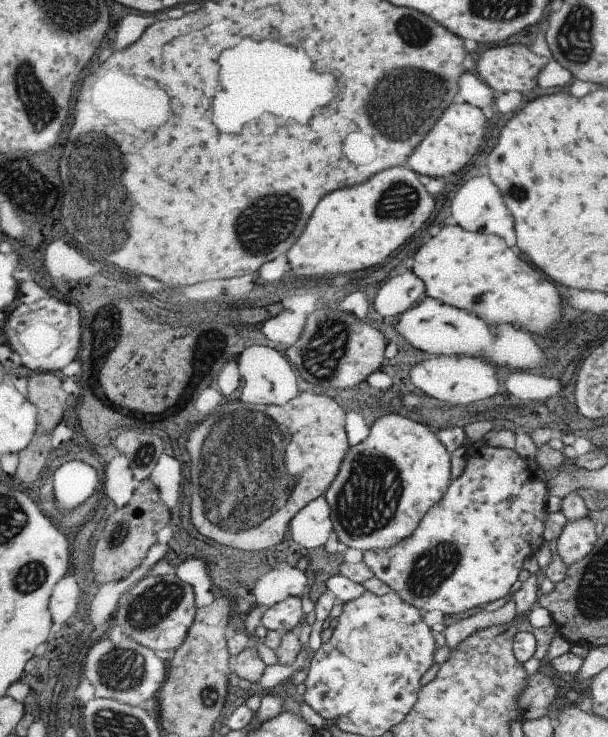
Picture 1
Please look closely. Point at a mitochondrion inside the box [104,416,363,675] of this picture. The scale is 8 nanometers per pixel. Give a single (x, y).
(154, 603)

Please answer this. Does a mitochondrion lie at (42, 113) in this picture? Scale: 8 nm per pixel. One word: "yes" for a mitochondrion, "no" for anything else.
yes

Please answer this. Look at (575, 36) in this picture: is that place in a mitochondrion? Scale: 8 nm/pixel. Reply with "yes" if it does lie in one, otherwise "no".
yes

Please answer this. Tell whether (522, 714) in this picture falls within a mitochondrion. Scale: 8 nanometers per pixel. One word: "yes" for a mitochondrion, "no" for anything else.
no

